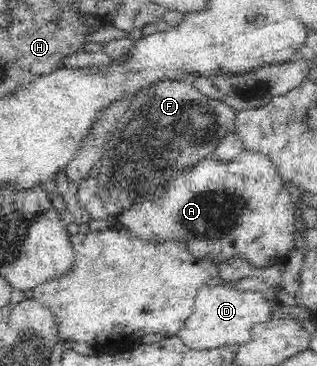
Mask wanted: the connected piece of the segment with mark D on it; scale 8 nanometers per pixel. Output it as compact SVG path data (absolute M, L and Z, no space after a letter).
M201 286L194 298L194 311L176 334L192 350L219 346L243 346L252 340L252 328L270 319L279 303L261 292L240 292L230 286Z

